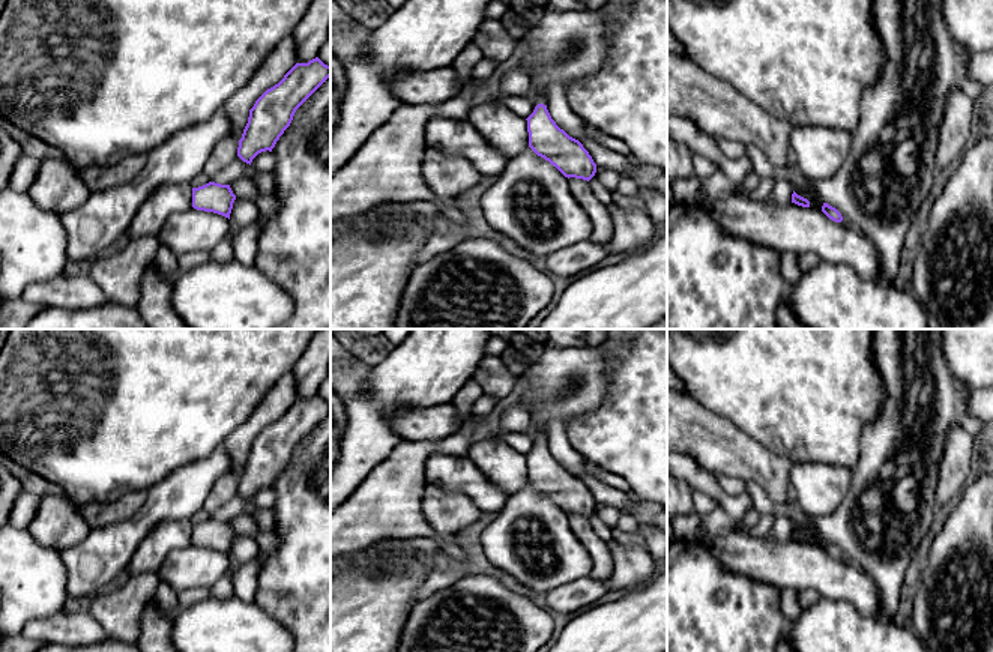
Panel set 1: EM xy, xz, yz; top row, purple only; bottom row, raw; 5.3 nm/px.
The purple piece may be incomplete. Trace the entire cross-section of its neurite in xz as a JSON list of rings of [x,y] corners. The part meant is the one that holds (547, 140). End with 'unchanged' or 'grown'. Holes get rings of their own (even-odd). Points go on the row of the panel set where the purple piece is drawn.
[[[538,104],[526,119],[529,147],[554,165],[565,177],[590,180],[596,173],[596,164],[583,144],[569,137],[551,119],[547,105]]]; unchanged

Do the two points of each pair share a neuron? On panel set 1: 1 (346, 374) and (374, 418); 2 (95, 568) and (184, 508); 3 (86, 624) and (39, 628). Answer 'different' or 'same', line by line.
1: different
2: same
3: same

